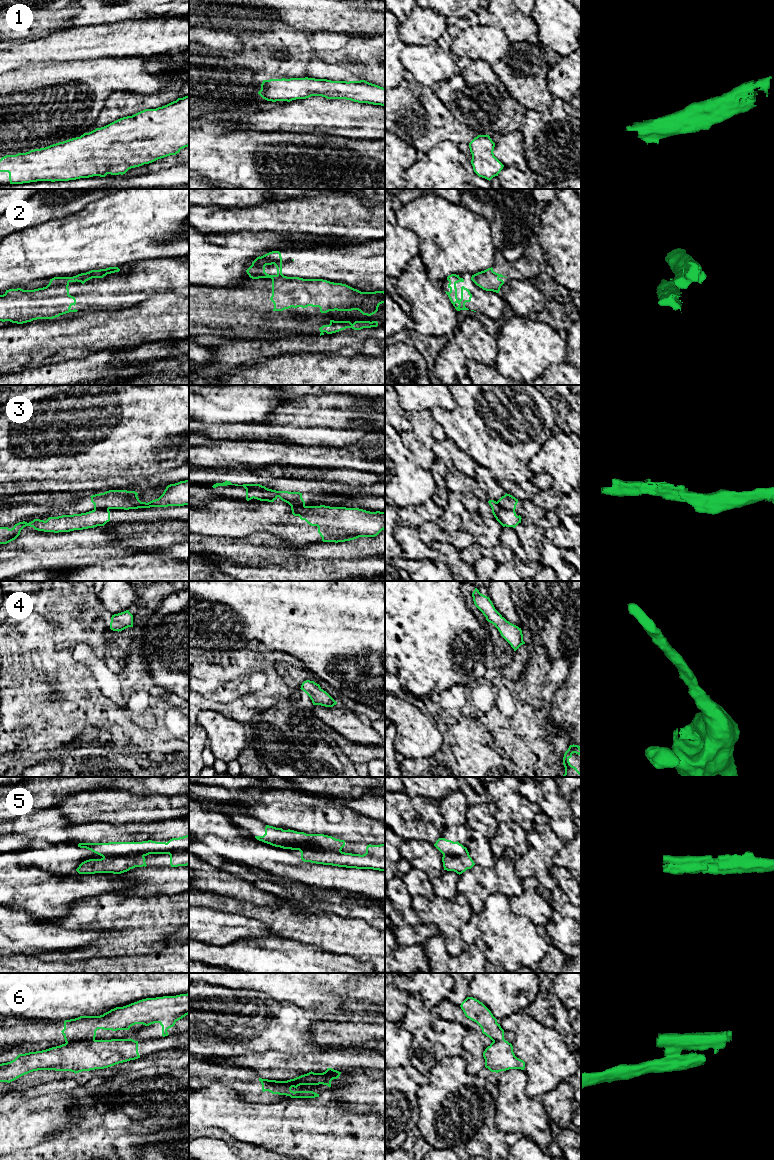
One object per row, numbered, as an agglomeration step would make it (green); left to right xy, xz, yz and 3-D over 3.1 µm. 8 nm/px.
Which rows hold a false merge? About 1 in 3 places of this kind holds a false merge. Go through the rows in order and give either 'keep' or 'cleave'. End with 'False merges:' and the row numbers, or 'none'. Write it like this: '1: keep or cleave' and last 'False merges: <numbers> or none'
1: keep
2: cleave
3: cleave
4: keep
5: keep
6: cleave
False merges: 2, 3, 6

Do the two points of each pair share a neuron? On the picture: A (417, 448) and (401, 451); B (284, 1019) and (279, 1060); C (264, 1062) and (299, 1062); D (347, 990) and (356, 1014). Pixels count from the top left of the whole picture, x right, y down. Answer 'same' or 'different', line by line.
A: different
B: different
C: same
D: different

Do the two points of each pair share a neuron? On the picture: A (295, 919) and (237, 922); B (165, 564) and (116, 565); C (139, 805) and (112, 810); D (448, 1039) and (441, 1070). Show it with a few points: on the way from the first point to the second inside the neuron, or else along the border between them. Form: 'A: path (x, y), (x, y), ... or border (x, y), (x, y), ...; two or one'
A: border (268, 924), (269, 930), (273, 934); two
B: path (153, 565), (128, 565); one
C: path (132, 807), (119, 807); one
D: border (450, 1055), (460, 1056); two

